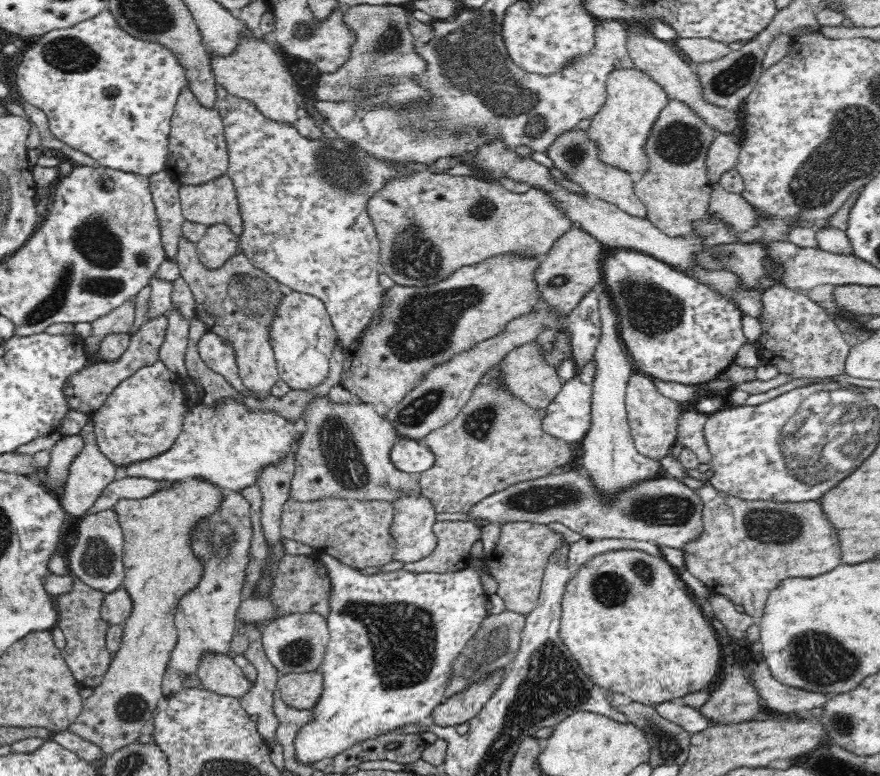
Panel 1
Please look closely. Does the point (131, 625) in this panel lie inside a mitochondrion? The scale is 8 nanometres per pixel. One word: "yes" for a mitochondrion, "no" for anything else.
no

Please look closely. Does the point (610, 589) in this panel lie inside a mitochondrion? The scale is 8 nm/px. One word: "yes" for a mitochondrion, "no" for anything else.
yes

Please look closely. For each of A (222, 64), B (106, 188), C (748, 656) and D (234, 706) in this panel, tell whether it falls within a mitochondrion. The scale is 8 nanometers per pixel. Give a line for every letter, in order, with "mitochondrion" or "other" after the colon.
A: other
B: mitochondrion
C: other
D: other

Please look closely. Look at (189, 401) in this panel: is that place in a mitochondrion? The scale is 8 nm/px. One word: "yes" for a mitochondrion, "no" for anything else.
no

